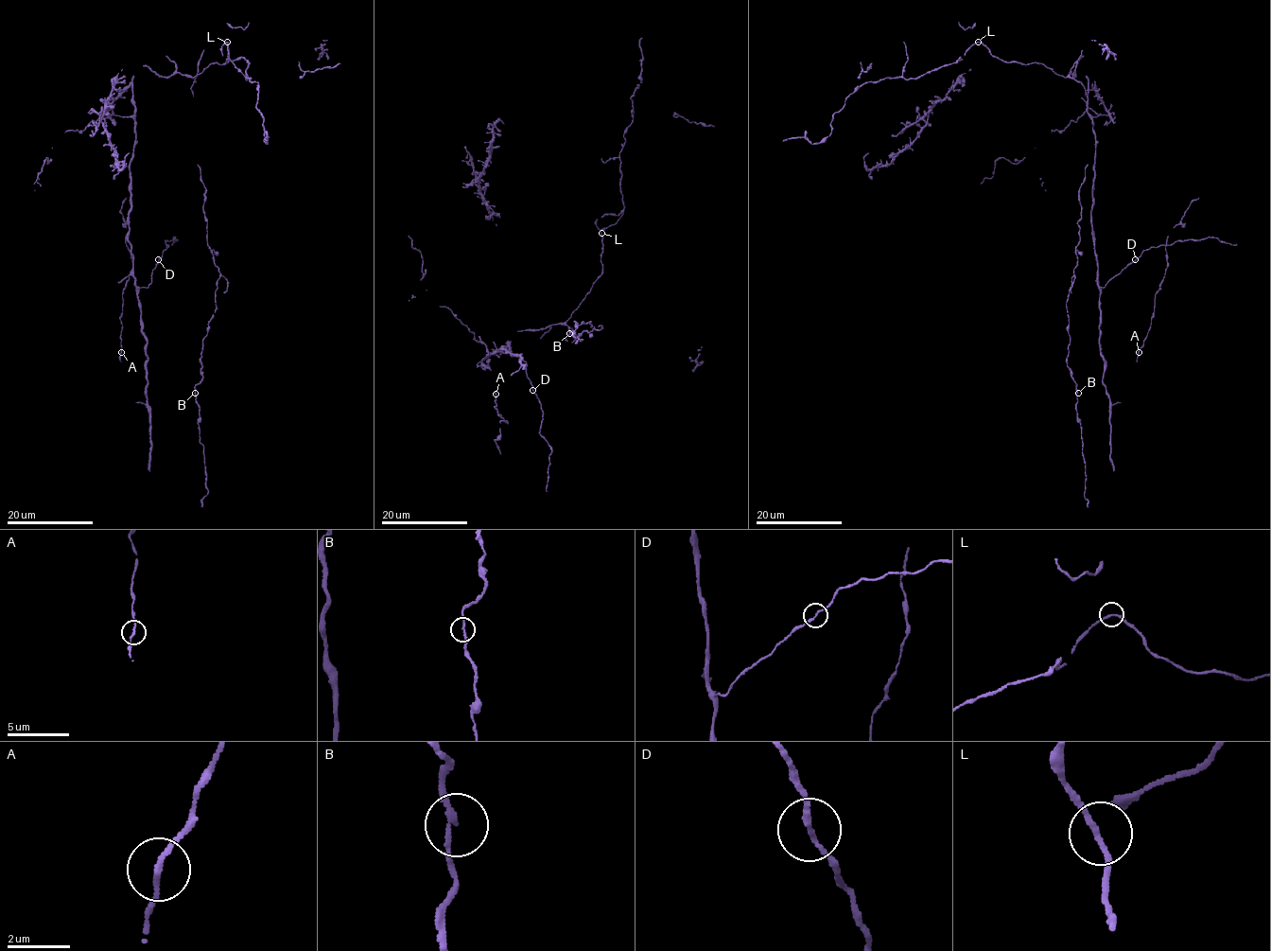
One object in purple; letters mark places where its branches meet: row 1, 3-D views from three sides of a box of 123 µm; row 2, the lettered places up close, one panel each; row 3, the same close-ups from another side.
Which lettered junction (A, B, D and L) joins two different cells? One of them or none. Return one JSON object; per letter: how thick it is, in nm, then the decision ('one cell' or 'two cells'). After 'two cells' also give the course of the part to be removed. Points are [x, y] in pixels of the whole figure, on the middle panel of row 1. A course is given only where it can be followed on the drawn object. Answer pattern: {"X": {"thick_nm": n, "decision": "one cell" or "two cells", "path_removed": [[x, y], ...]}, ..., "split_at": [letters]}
{"A": {"thick_nm": 160, "decision": "one cell"}, "B": {"thick_nm": 160, "decision": "one cell"}, "D": {"thick_nm": 160, "decision": "one cell"}, "L": {"thick_nm": 160, "decision": "one cell"}, "split_at": []}

